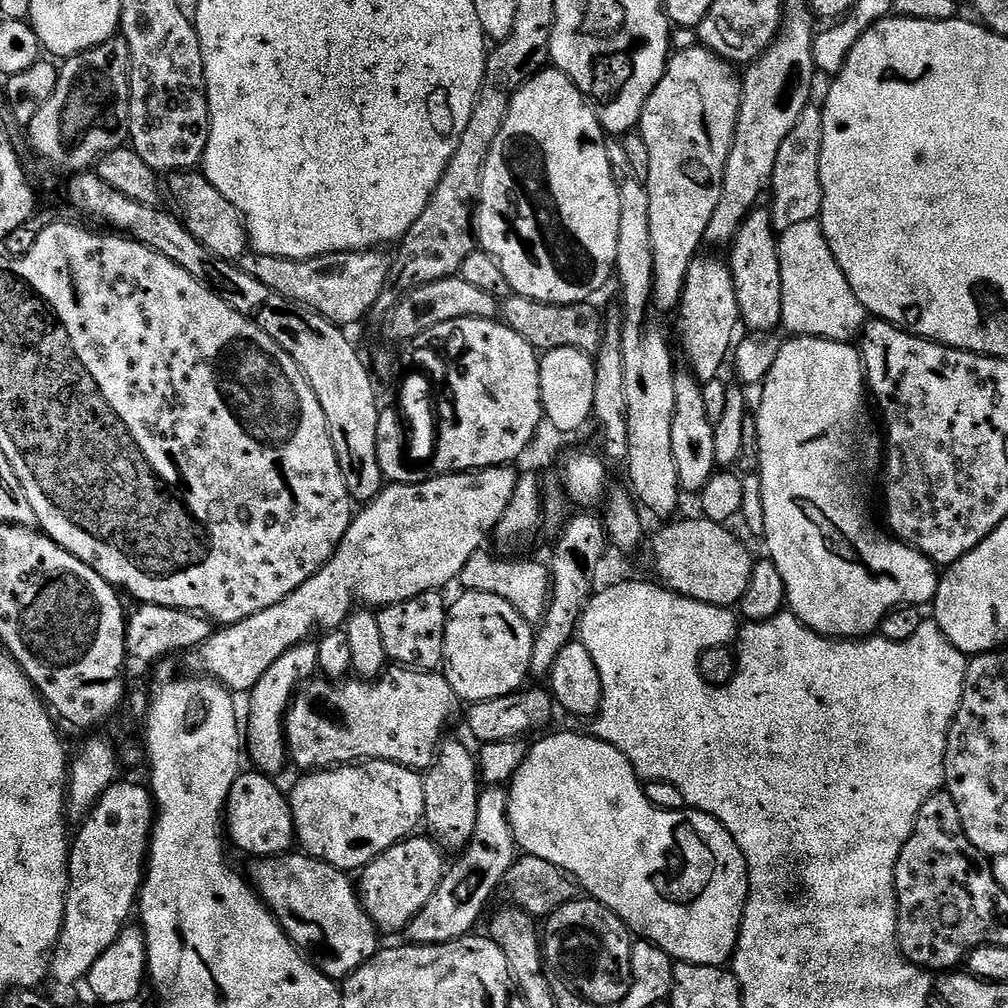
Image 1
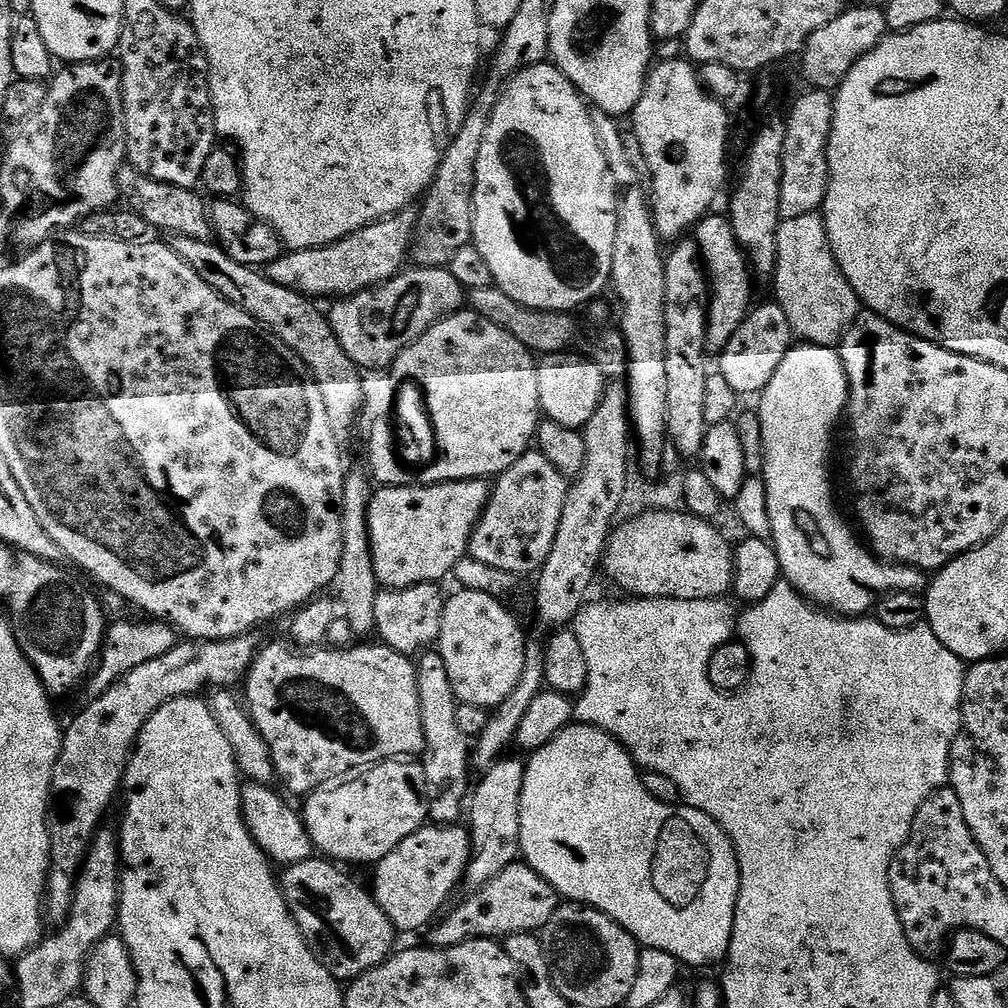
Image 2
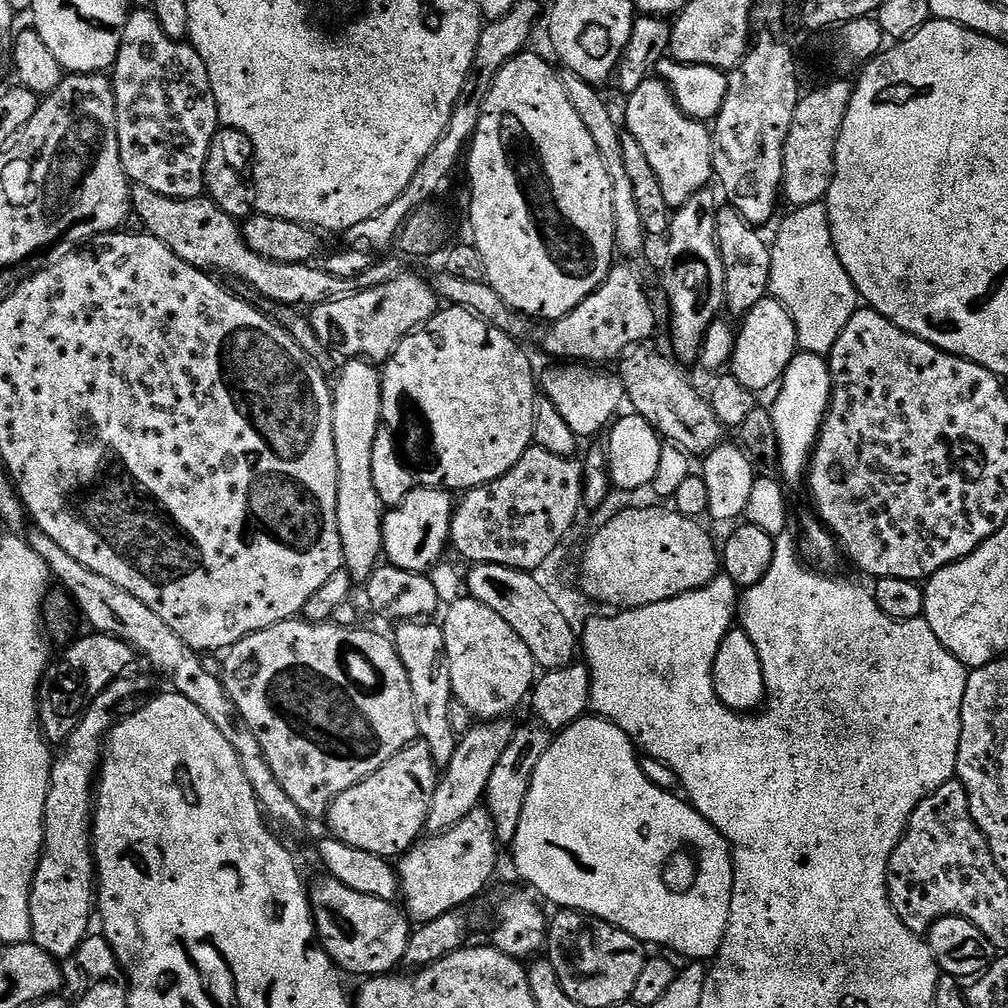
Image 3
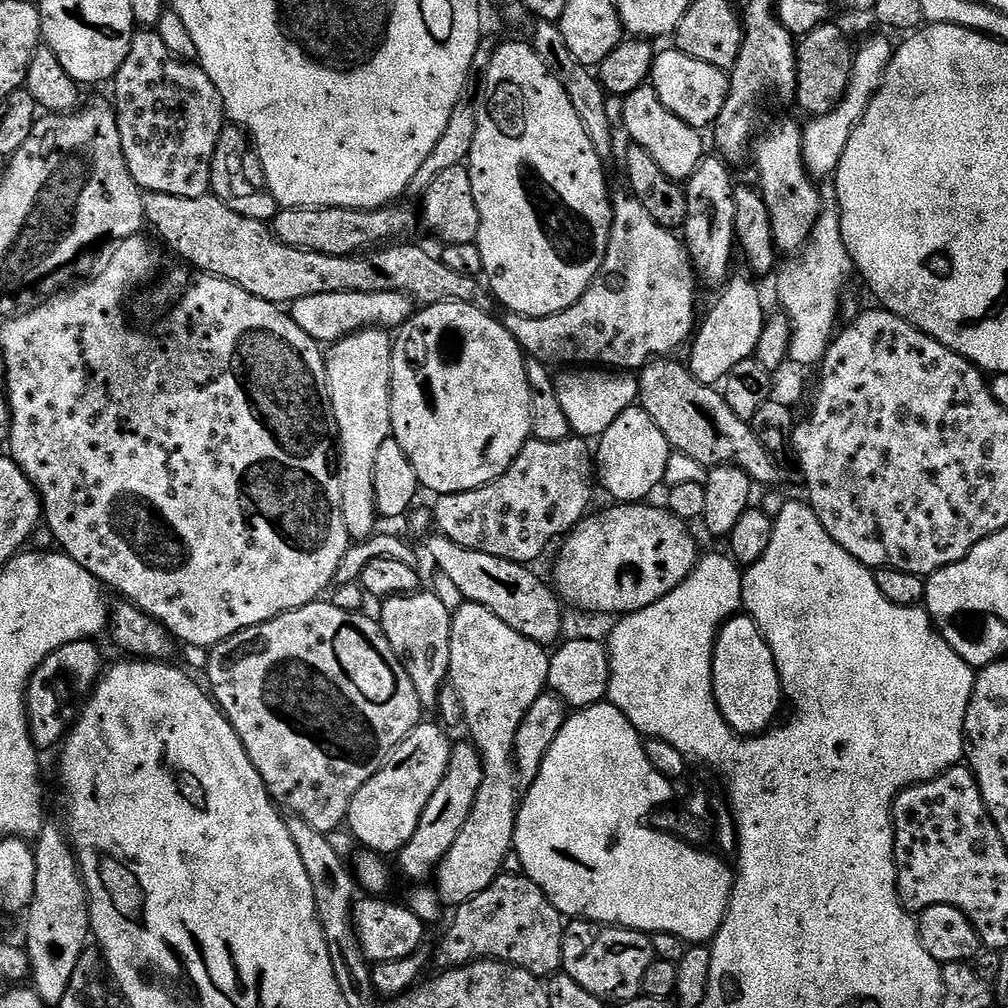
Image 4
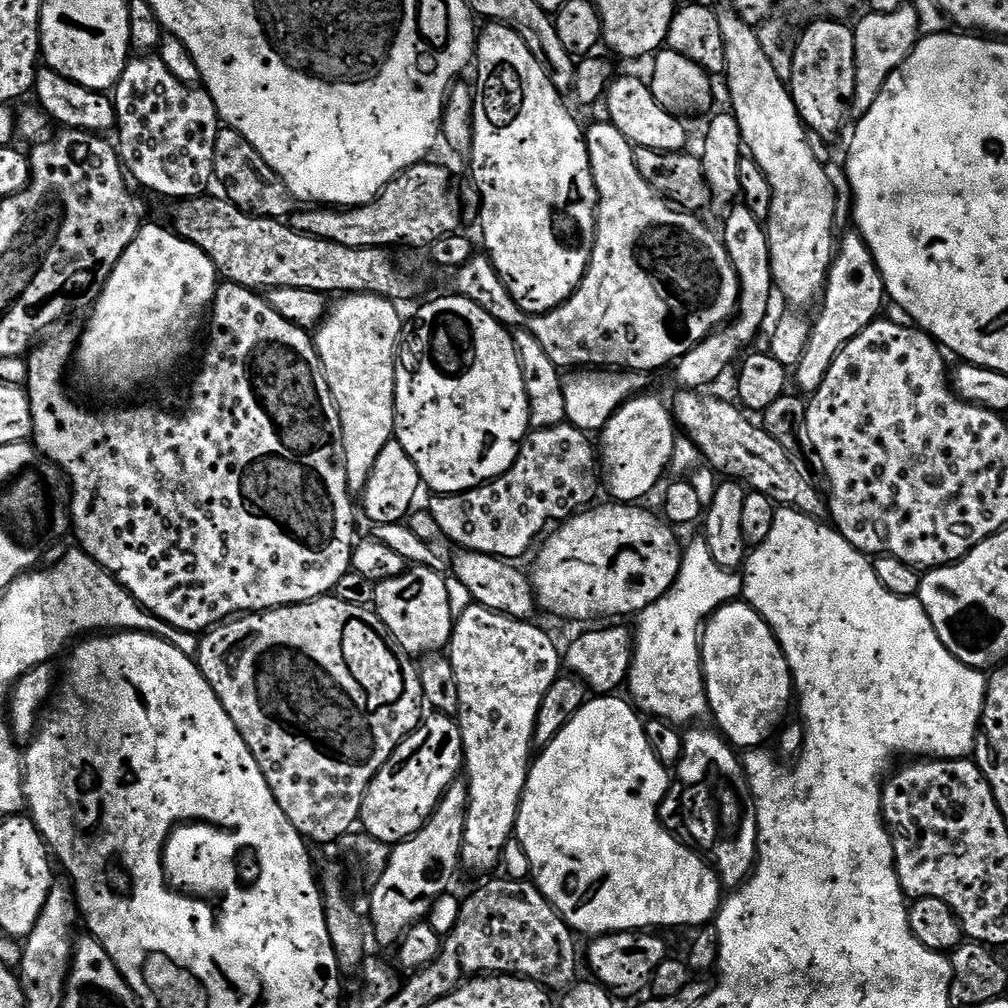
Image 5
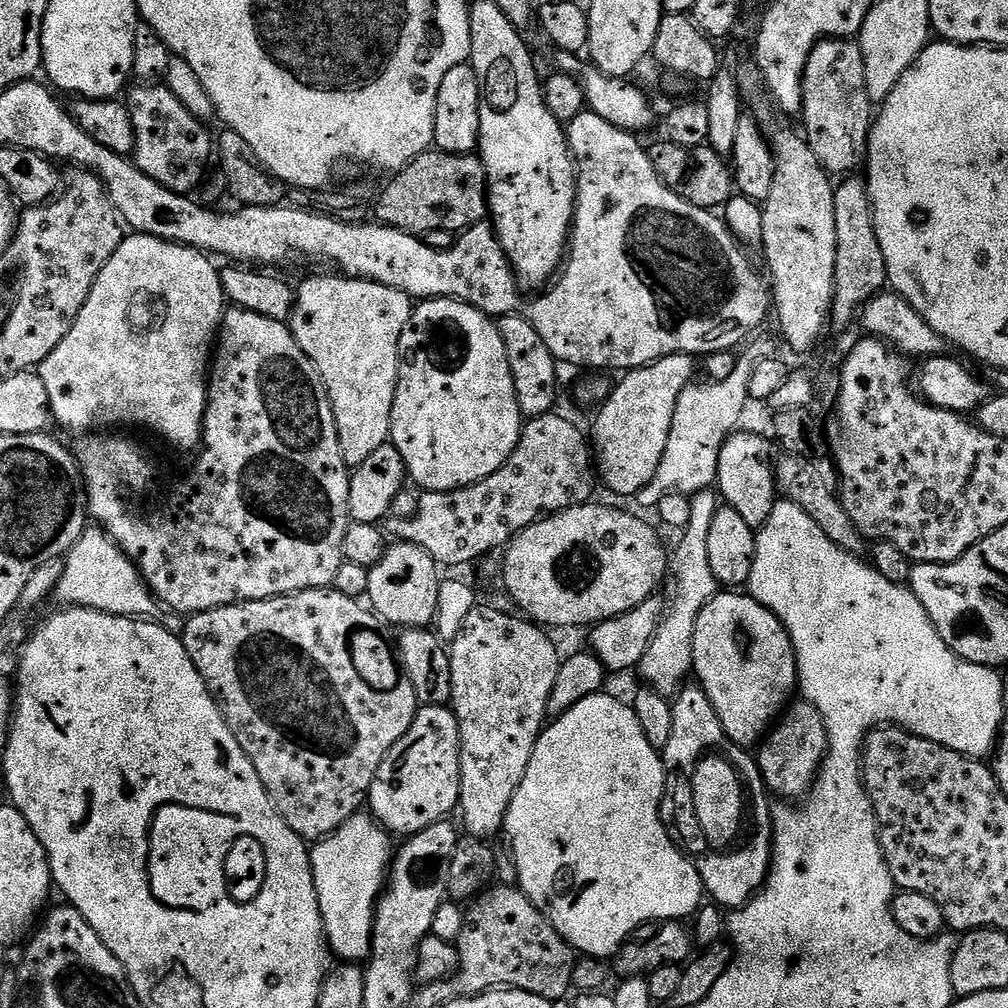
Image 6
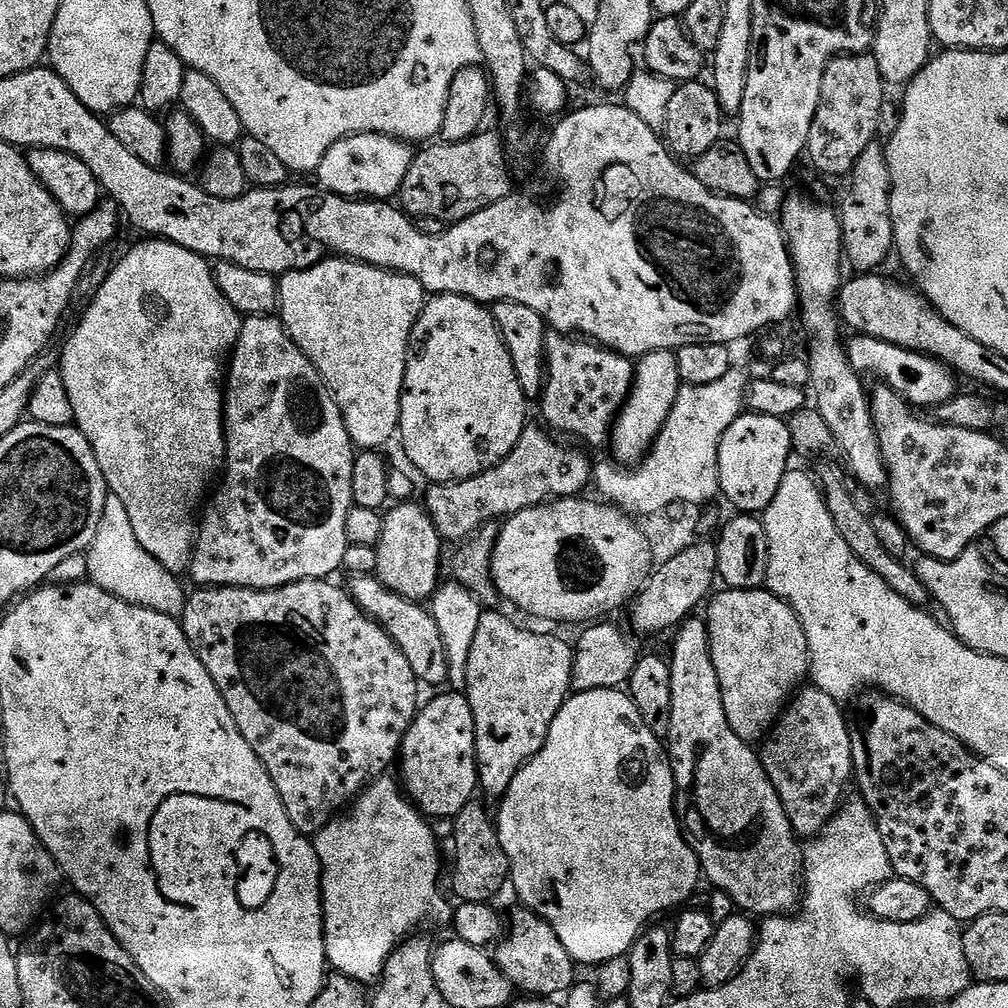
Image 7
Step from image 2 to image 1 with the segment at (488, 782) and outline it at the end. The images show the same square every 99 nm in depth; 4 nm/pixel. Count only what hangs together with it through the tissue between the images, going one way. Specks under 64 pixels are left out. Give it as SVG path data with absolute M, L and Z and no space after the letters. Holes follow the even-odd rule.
M488 786L478 798L478 822L474 822L474 838L464 851L459 853L456 865L444 873L442 882L430 902L418 910L418 914L408 923L406 940L409 944L448 944L469 935L480 920L484 907L492 900L492 895L505 883L507 872L516 861L518 849L516 839L510 830L508 817L508 789L504 786Z

